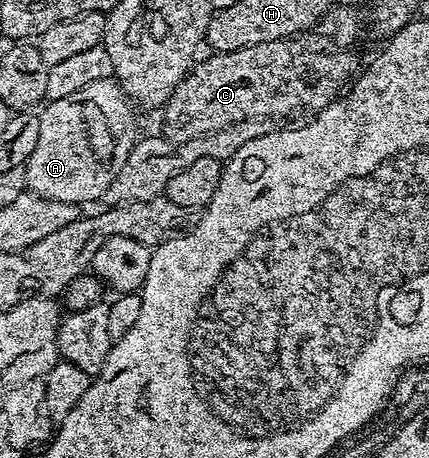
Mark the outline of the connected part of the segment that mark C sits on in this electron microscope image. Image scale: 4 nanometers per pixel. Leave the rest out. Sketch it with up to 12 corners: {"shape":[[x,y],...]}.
{"shape":[[288,41],[212,53],[174,87],[172,145],[315,115],[357,76],[352,51]]}

